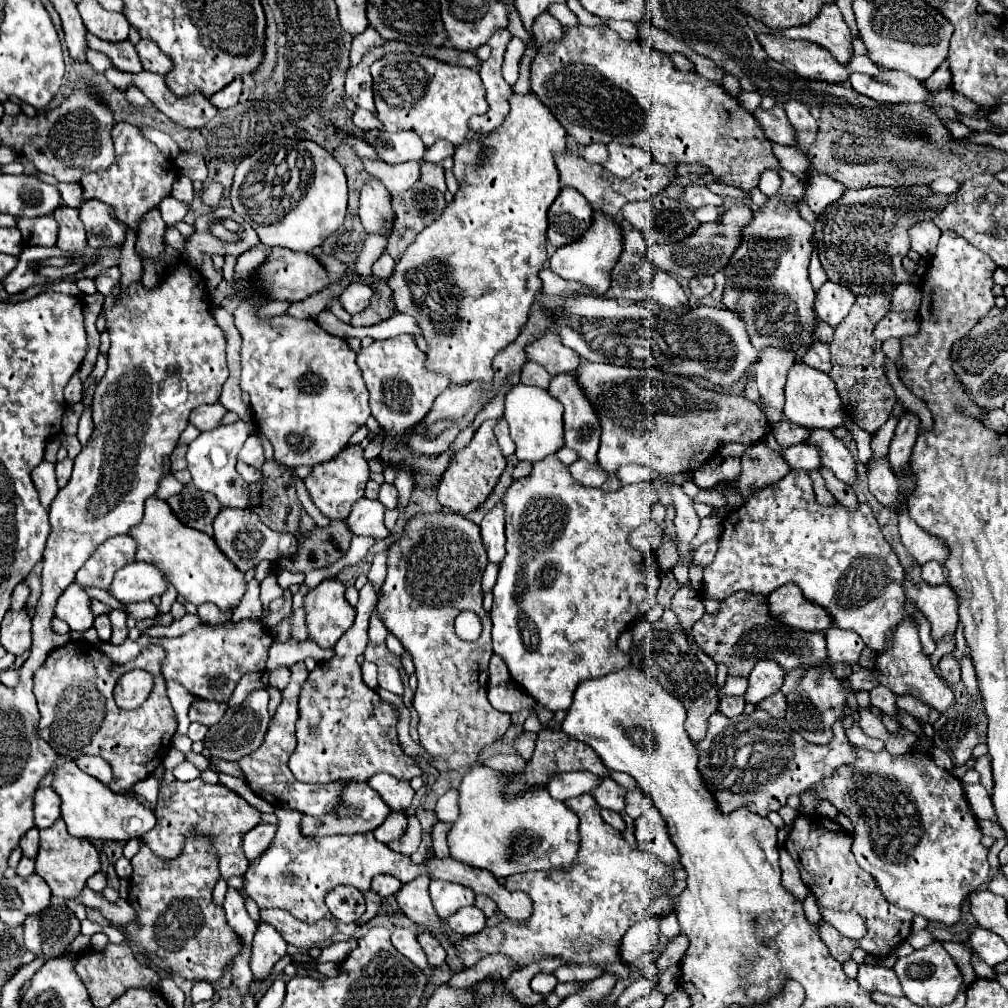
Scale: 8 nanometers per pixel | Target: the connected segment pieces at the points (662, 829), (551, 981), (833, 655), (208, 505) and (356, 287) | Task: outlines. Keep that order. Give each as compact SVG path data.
M656 808L646 810L636 820L636 842L638 850L650 852L666 864L678 864L678 850L670 842L664 818Z
M538 974L532 982L530 982L530 988L538 994L550 994L554 990L554 986L558 984L556 976L552 974Z
M836 626L826 630L826 642L828 642L830 662L856 664L860 652L864 650L864 642L862 638L858 638L858 634L854 634L852 630L836 628Z
M188 484L180 494L170 496L168 504L182 524L212 536L212 522L220 512L220 502L214 494L202 492L194 484Z
M350 284L344 290L344 294L340 296L340 302L344 304L346 312L350 312L350 314L362 312L364 308L368 308L370 300L372 300L372 290L366 284Z

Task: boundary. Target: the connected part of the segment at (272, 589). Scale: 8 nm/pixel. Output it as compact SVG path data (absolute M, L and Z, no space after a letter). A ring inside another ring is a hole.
M274 574L267 576L260 585L260 600L263 605L263 613L266 615L270 609L268 608L272 599L276 599L283 595L283 590L277 584L277 578Z

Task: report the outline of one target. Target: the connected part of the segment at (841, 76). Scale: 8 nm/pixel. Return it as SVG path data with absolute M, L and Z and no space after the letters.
M758 34L758 42L766 54L782 62L794 74L808 80L822 80L832 84L842 84L848 80L848 70L834 62L832 54L812 42L788 40L774 34Z

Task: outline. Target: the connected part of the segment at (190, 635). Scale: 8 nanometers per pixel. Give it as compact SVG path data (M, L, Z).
M240 620L240 622L226 622L218 626L198 626L178 638L150 638L140 636L136 642L126 638L120 646L112 644L96 644L98 650L102 650L112 662L126 664L128 660L134 660L146 646L160 646L166 652L166 658L162 662L162 674L164 678L172 678L180 682L192 696L204 698L204 700L218 700L228 702L238 680L248 672L264 672L266 660L268 660L268 648L274 642L274 636L268 628L264 628L260 622L254 620Z

